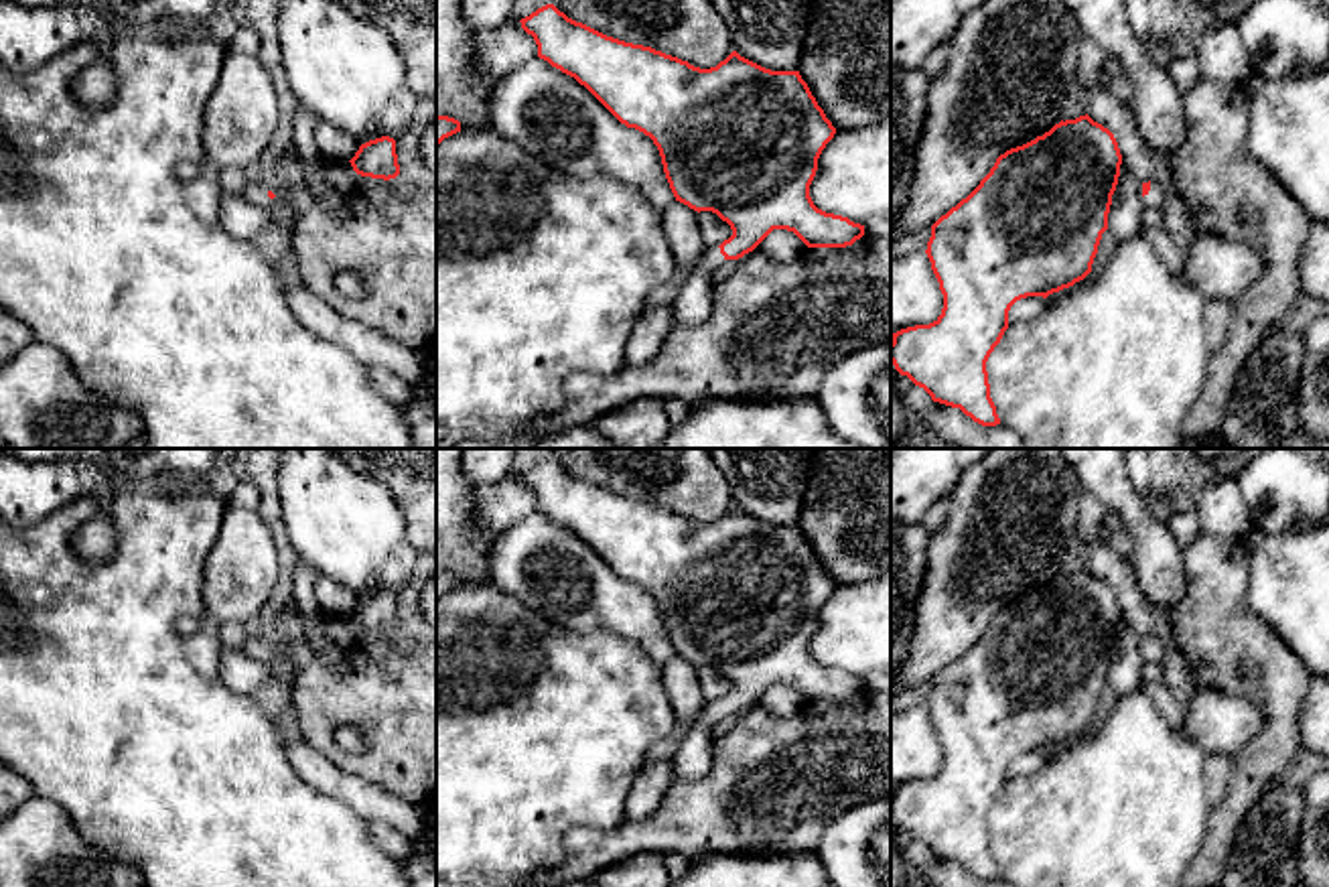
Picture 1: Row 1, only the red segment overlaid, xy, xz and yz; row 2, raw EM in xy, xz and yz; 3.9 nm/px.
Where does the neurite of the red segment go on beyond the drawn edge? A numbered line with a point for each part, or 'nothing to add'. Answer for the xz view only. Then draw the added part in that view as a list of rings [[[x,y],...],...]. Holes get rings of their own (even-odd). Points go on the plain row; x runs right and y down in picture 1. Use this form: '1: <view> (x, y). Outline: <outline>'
1: xz (692, 760). Outline: [[[718,700],[704,706],[696,727],[682,737],[680,747],[672,757],[674,779],[700,779],[710,771],[714,745],[710,727],[724,717]]]

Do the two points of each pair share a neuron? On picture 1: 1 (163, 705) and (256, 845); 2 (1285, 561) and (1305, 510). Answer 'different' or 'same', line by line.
1: same
2: different

